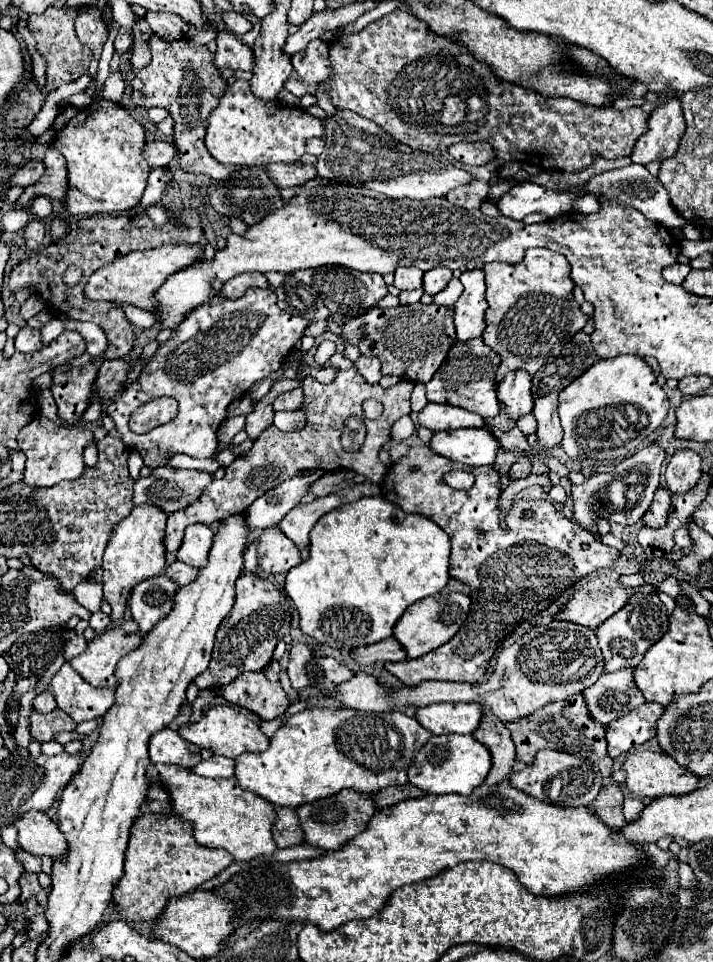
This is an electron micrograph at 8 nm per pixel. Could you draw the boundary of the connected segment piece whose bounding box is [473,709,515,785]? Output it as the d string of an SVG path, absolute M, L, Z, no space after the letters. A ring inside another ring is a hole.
M489 709L483 711L481 725L473 731L473 737L485 745L491 753L491 769L485 779L487 785L497 785L505 779L505 775L511 773L511 767L515 763L515 745L511 741L509 729L489 713Z

